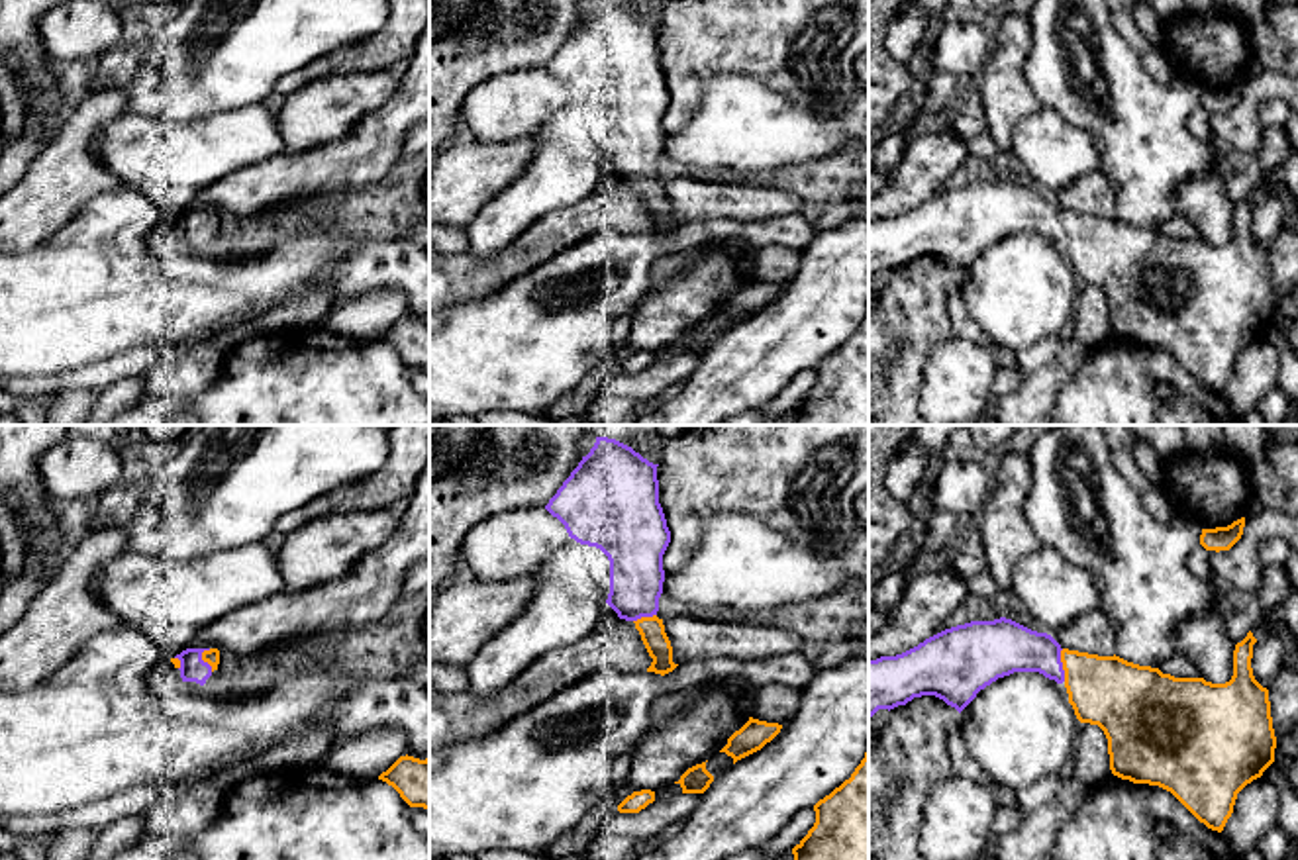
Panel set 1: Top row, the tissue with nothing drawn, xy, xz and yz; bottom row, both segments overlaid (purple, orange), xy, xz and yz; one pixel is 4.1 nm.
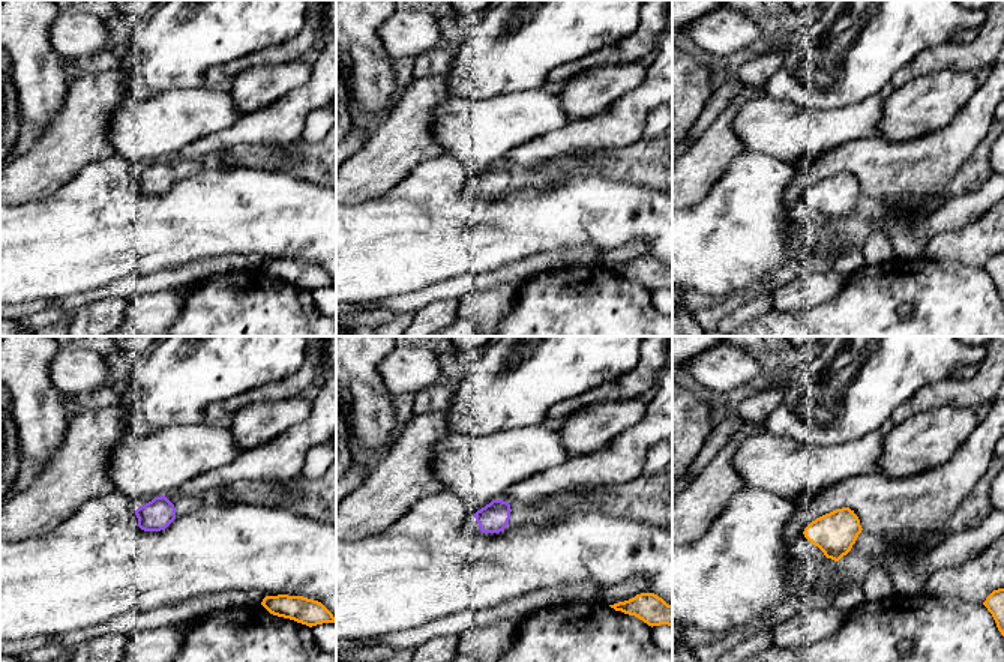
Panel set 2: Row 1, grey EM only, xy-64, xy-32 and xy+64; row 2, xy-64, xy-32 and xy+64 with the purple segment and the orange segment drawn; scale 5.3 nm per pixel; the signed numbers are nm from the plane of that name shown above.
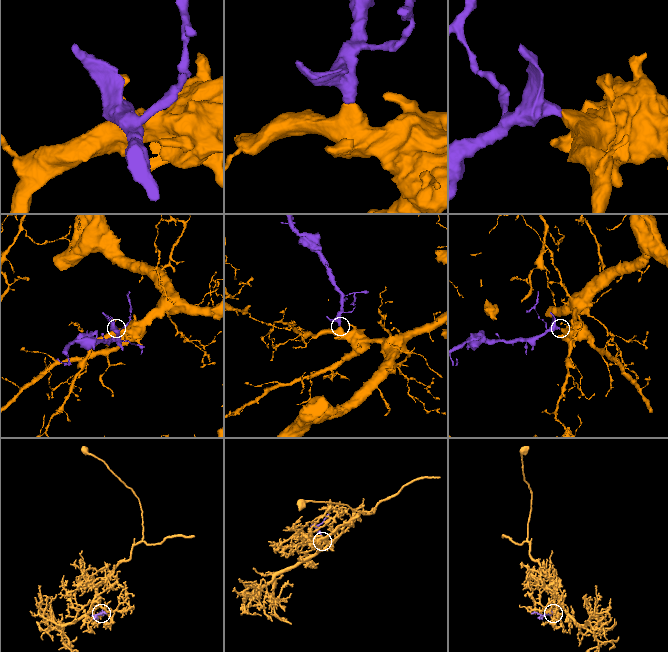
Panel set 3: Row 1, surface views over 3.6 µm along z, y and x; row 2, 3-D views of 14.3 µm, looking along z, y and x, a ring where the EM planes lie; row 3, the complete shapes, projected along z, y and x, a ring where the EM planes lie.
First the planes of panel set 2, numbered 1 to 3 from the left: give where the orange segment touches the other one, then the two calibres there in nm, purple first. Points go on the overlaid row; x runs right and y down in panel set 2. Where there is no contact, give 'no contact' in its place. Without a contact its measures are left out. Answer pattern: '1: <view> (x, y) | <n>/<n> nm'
1: no contact
2: no contact
3: no contact

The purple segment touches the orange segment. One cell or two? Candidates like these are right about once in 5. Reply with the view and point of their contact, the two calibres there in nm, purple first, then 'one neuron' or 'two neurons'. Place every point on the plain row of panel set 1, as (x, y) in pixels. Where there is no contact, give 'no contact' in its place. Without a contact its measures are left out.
meets purple in yz at (1061, 226); 220 nm thick on the purple side, 300 nm on the other; one neuron

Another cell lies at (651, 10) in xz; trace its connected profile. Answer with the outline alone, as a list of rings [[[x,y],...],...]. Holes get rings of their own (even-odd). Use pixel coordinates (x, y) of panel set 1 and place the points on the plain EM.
[[[616,0],[616,2],[631,8],[635,14],[639,14],[643,20],[647,20],[653,25],[659,25],[663,18],[665,0]]]

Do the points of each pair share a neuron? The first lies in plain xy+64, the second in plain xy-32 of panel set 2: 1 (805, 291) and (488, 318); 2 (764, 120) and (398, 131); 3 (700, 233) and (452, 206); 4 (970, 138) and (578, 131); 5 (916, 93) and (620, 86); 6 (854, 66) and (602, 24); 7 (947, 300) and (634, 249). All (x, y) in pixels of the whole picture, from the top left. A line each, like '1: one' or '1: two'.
1: one
2: two
3: one
4: one
5: one
6: one
7: two

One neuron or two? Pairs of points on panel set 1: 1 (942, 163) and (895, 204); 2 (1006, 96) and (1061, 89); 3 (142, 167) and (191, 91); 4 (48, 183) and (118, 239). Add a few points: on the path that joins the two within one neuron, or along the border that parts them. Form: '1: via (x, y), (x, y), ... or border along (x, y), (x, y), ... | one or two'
1: via (930, 169), (906, 192) | one
2: border along (1028, 47), (1024, 77), (1042, 104) | two
3: border along (130, 112), (175, 122), (195, 122), (218, 114) | two
4: border along (120, 185), (91, 196), (48, 239) | two

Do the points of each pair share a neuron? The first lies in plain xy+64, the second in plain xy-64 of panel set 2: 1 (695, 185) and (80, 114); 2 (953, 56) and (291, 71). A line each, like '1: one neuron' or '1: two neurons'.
1: one neuron
2: two neurons

